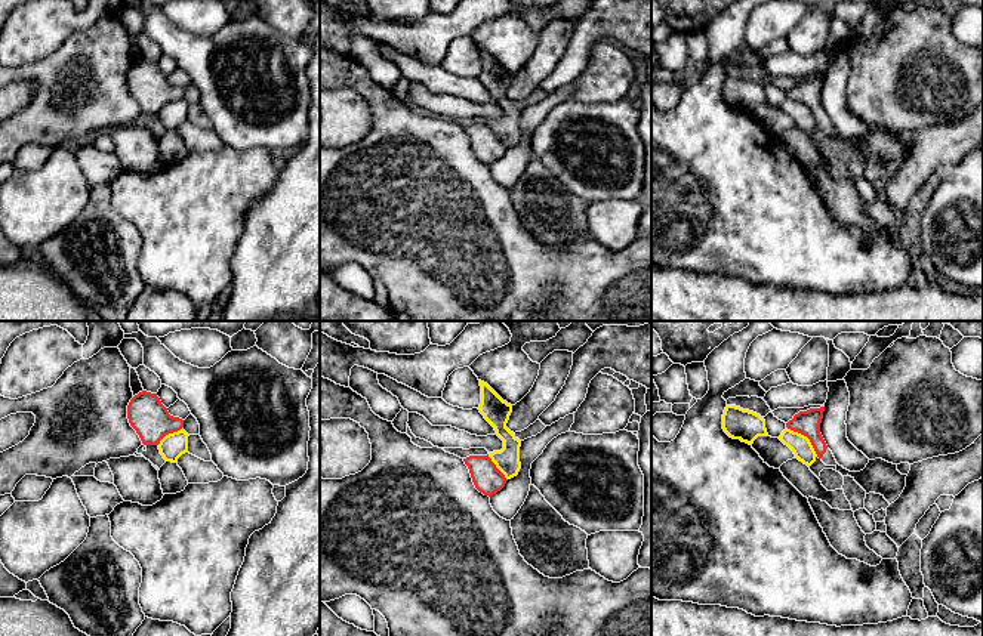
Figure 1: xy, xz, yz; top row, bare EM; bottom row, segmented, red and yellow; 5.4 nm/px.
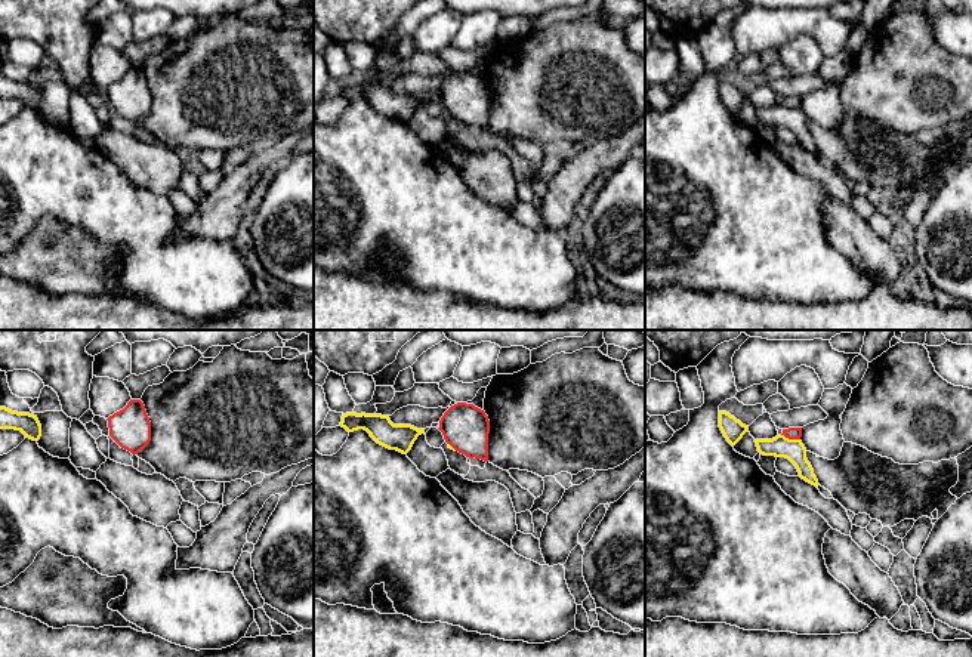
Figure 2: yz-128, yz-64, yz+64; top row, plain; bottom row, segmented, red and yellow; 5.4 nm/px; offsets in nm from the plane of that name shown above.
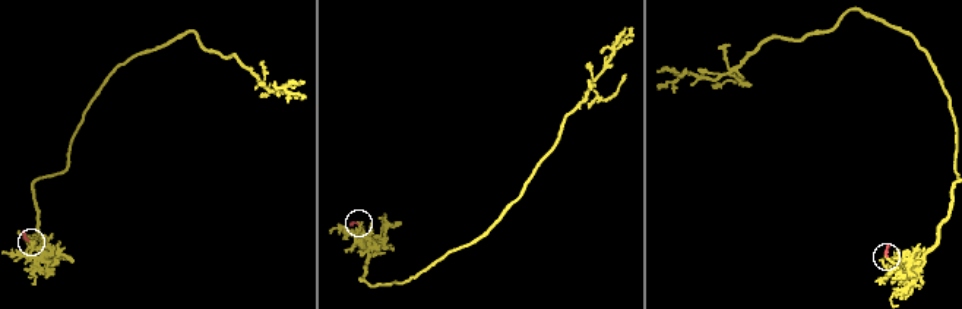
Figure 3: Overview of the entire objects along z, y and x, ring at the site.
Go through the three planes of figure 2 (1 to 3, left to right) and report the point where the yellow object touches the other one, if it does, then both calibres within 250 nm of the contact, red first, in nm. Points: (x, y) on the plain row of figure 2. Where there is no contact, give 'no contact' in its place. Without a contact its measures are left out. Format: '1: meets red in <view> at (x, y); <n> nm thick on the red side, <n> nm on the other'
1: no contact
2: meets red in yz-64 at (453, 116); 260 nm thick on the red side, 20 nm on the other
3: meets red in yz+64 at (790, 107); 60 nm thick on the red side, 120 nm on the other

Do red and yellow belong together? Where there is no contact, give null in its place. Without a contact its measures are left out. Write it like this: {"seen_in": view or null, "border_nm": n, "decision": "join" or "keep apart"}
{"seen_in": "yz", "border_nm": 240, "decision": "keep apart"}

